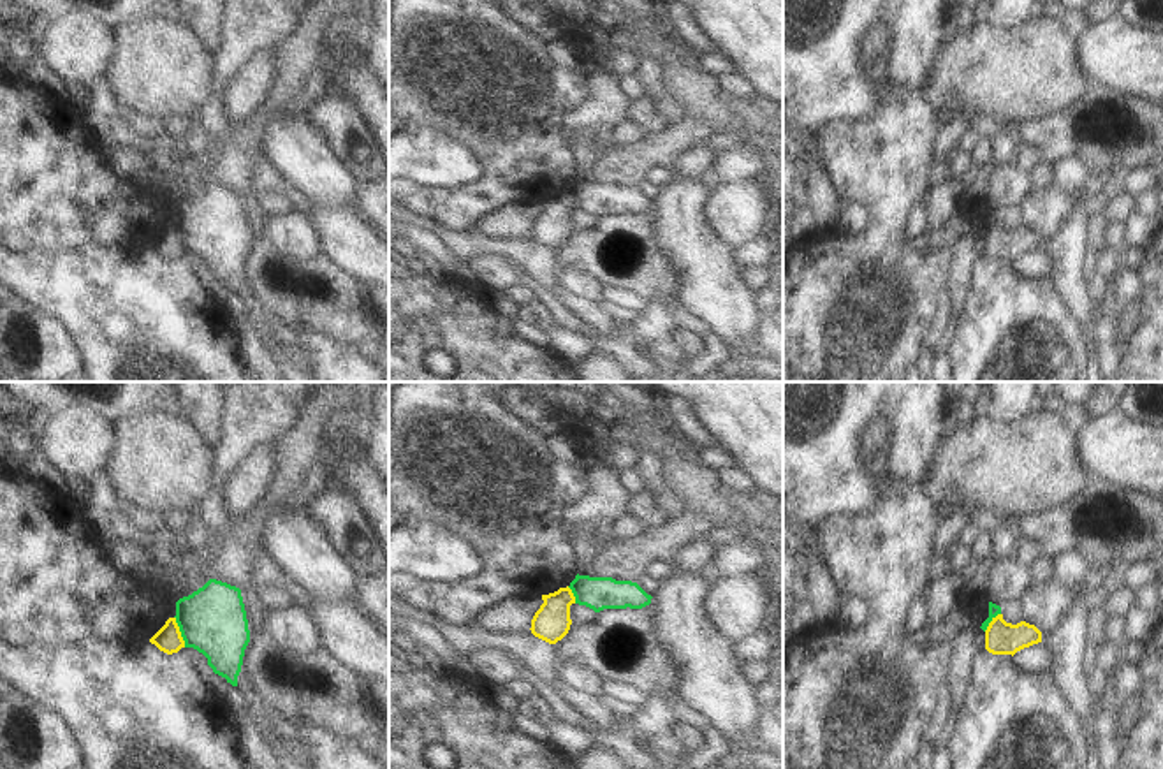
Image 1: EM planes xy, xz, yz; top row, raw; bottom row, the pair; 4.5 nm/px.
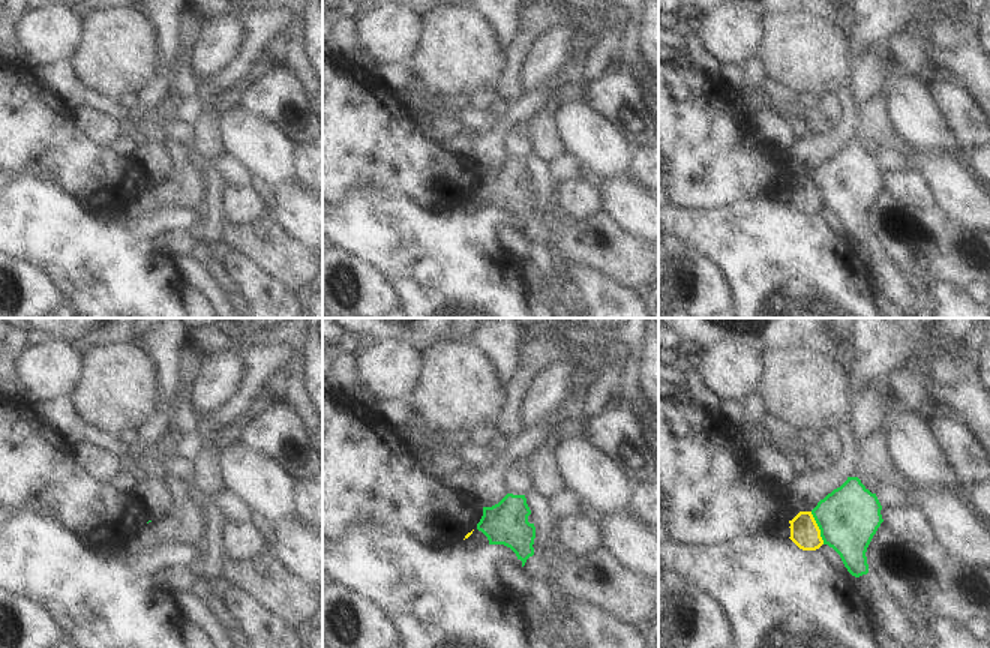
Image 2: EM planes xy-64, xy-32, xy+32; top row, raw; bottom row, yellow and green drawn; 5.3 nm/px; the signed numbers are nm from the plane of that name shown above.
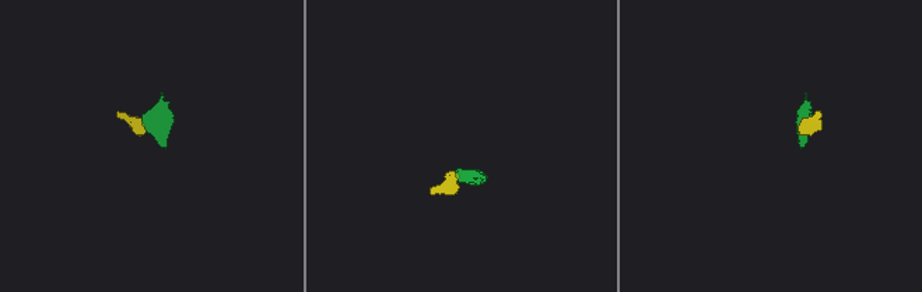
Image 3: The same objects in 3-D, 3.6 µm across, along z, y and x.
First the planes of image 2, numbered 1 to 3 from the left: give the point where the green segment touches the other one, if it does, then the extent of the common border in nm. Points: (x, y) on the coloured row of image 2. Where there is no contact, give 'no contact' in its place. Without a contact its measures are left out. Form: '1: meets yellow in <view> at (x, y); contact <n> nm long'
1: no contact
2: no contact
3: meets yellow in xy+32 at (818, 528); contact 190 nm long

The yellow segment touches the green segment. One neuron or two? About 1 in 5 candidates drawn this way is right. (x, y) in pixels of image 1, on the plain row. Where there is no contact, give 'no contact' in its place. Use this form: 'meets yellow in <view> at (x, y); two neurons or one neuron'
meets yellow in xy at (180, 238); two neurons

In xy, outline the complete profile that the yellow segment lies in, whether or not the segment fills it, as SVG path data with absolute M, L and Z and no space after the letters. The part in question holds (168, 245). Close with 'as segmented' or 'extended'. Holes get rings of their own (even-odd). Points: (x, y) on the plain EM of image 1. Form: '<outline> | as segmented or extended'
M169 223L165 231L150 245L160 257L172 260L185 253L176 223Z | as segmented

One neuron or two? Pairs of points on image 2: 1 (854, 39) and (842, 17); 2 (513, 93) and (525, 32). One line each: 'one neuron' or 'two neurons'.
1: two neurons
2: one neuron

